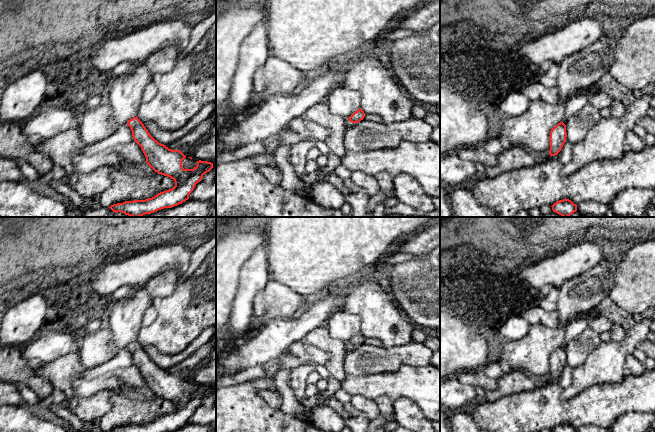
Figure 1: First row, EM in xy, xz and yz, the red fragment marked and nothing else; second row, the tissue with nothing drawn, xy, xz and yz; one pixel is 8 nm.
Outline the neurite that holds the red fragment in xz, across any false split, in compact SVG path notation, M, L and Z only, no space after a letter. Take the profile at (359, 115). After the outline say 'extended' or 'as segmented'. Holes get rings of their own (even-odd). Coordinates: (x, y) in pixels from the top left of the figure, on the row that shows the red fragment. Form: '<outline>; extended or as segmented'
M360 108L356 112L354 112L348 119L345 121L345 128L351 126L352 123L358 123L363 120L365 117L364 111Z; extended

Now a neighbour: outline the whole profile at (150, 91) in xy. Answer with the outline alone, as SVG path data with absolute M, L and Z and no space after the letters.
M151 81L148 83L148 85L145 87L143 91L142 102L143 103L149 102L155 97L156 94L157 94L157 87L155 86L154 82Z

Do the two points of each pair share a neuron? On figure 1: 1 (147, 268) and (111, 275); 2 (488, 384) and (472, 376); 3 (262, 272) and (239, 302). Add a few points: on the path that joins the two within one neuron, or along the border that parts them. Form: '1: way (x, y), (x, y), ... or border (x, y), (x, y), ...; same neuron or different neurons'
1: way (138, 269), (120, 273); same neuron
2: way (484, 381), (476, 378); same neuron
3: way (255, 279), (250, 284), (245, 295); same neuron

